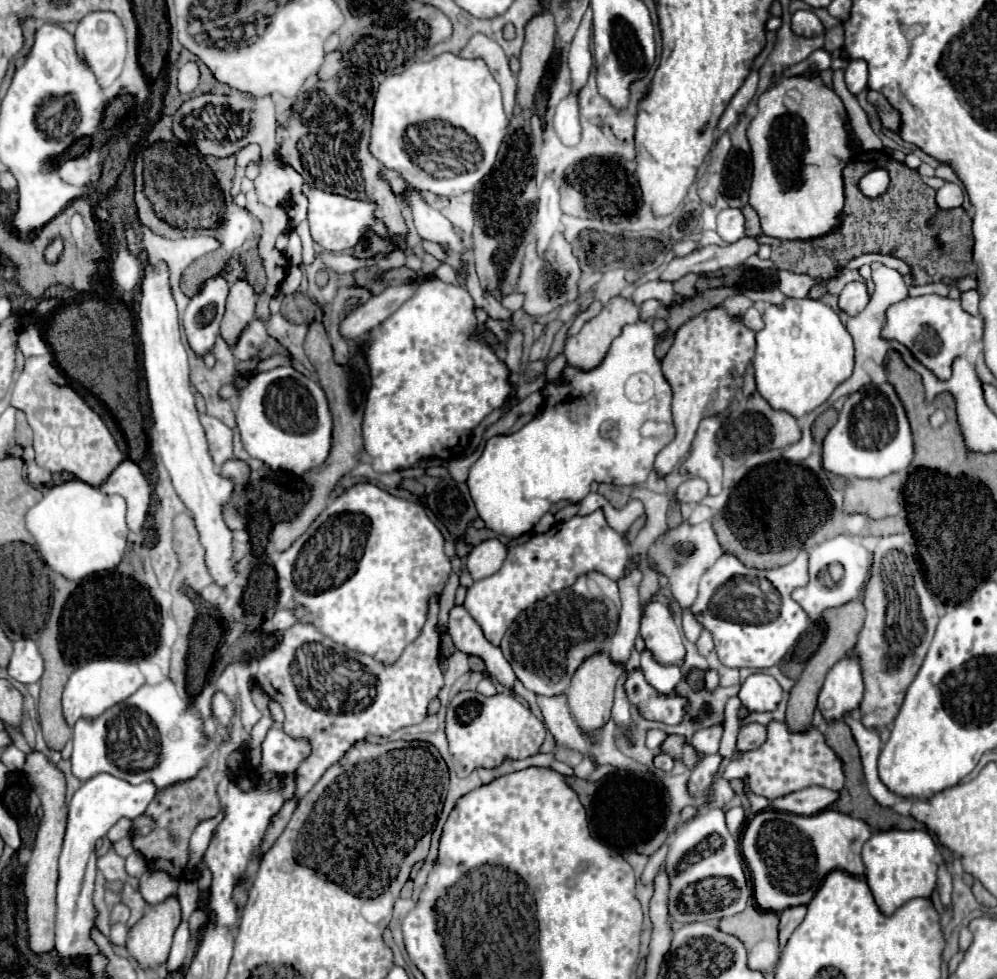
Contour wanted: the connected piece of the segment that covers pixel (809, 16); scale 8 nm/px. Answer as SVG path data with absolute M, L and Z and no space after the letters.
M800 9L792 15L792 31L794 35L802 37L818 37L820 33L824 33L824 25L816 13Z

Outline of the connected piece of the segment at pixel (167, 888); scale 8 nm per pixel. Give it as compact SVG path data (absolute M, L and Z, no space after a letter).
M150 869L140 877L140 893L150 905L164 901L170 895L176 895L176 891L178 891L178 881L164 871Z

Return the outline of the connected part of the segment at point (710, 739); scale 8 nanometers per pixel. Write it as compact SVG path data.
M714 725L708 729L696 731L696 735L692 737L692 745L696 747L696 751L702 751L706 755L716 753L720 745L720 737L722 737L722 725Z

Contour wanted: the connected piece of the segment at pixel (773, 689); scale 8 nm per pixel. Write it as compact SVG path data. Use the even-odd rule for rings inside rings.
M754 673L742 683L738 697L748 711L774 711L780 703L782 687L774 677L766 673Z

